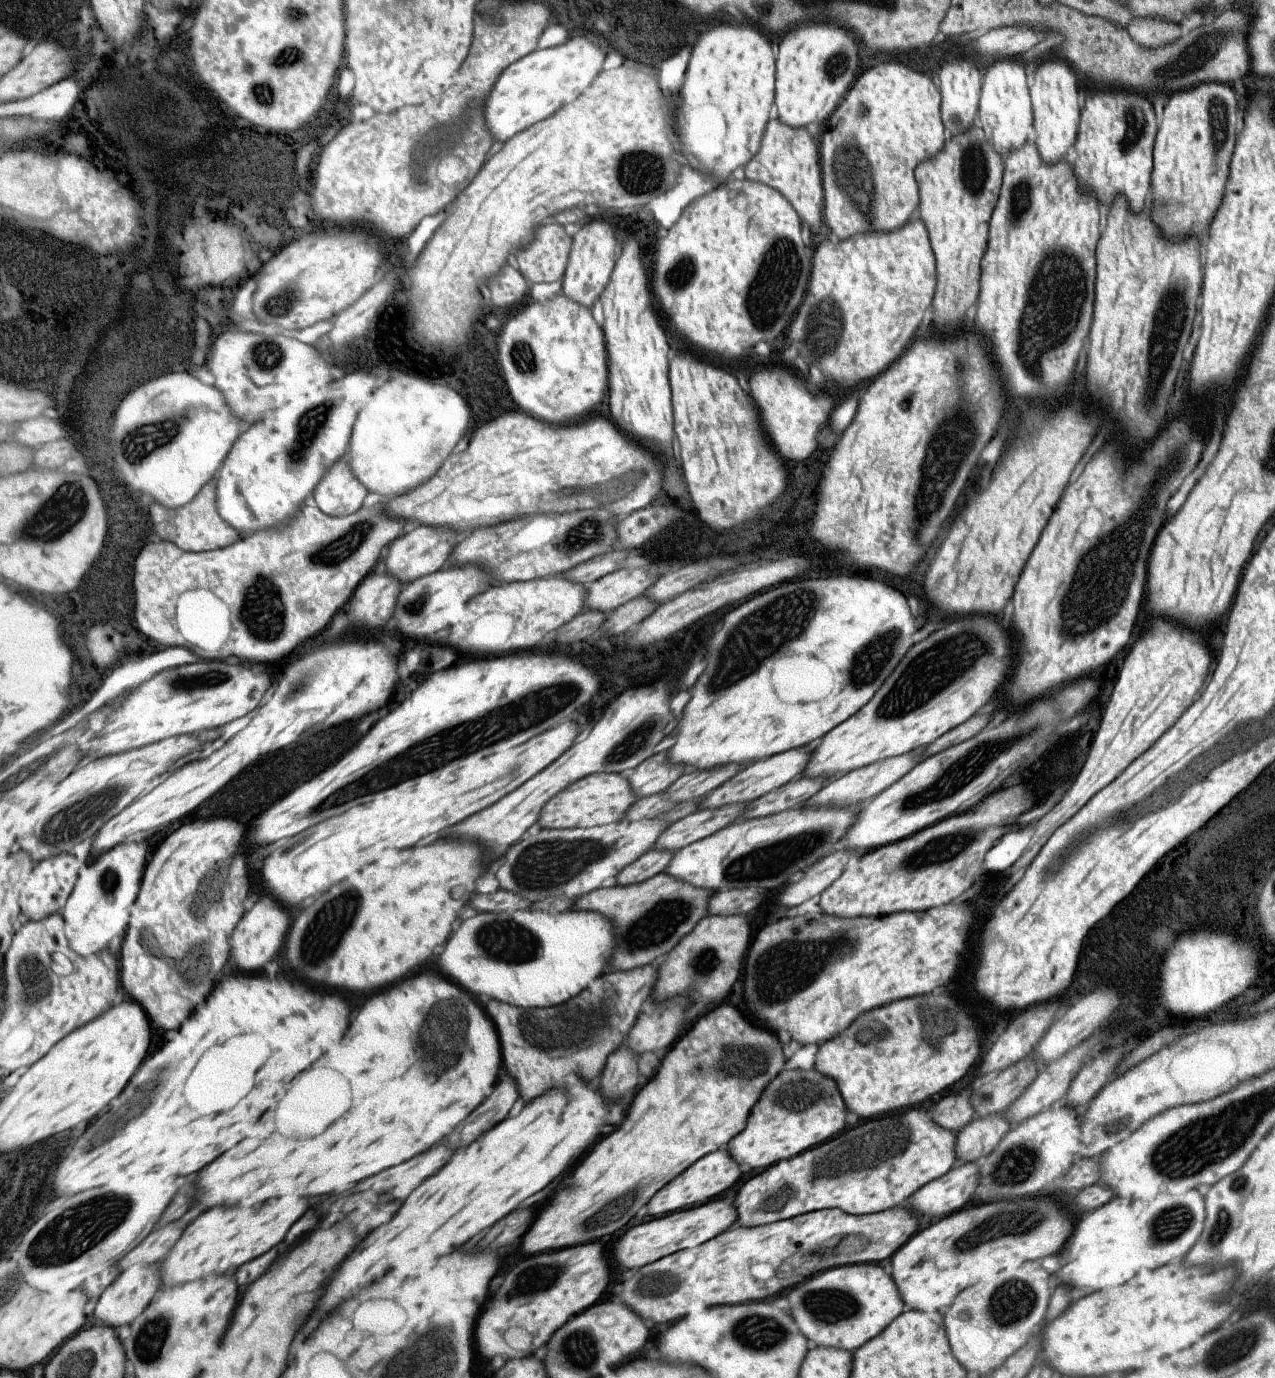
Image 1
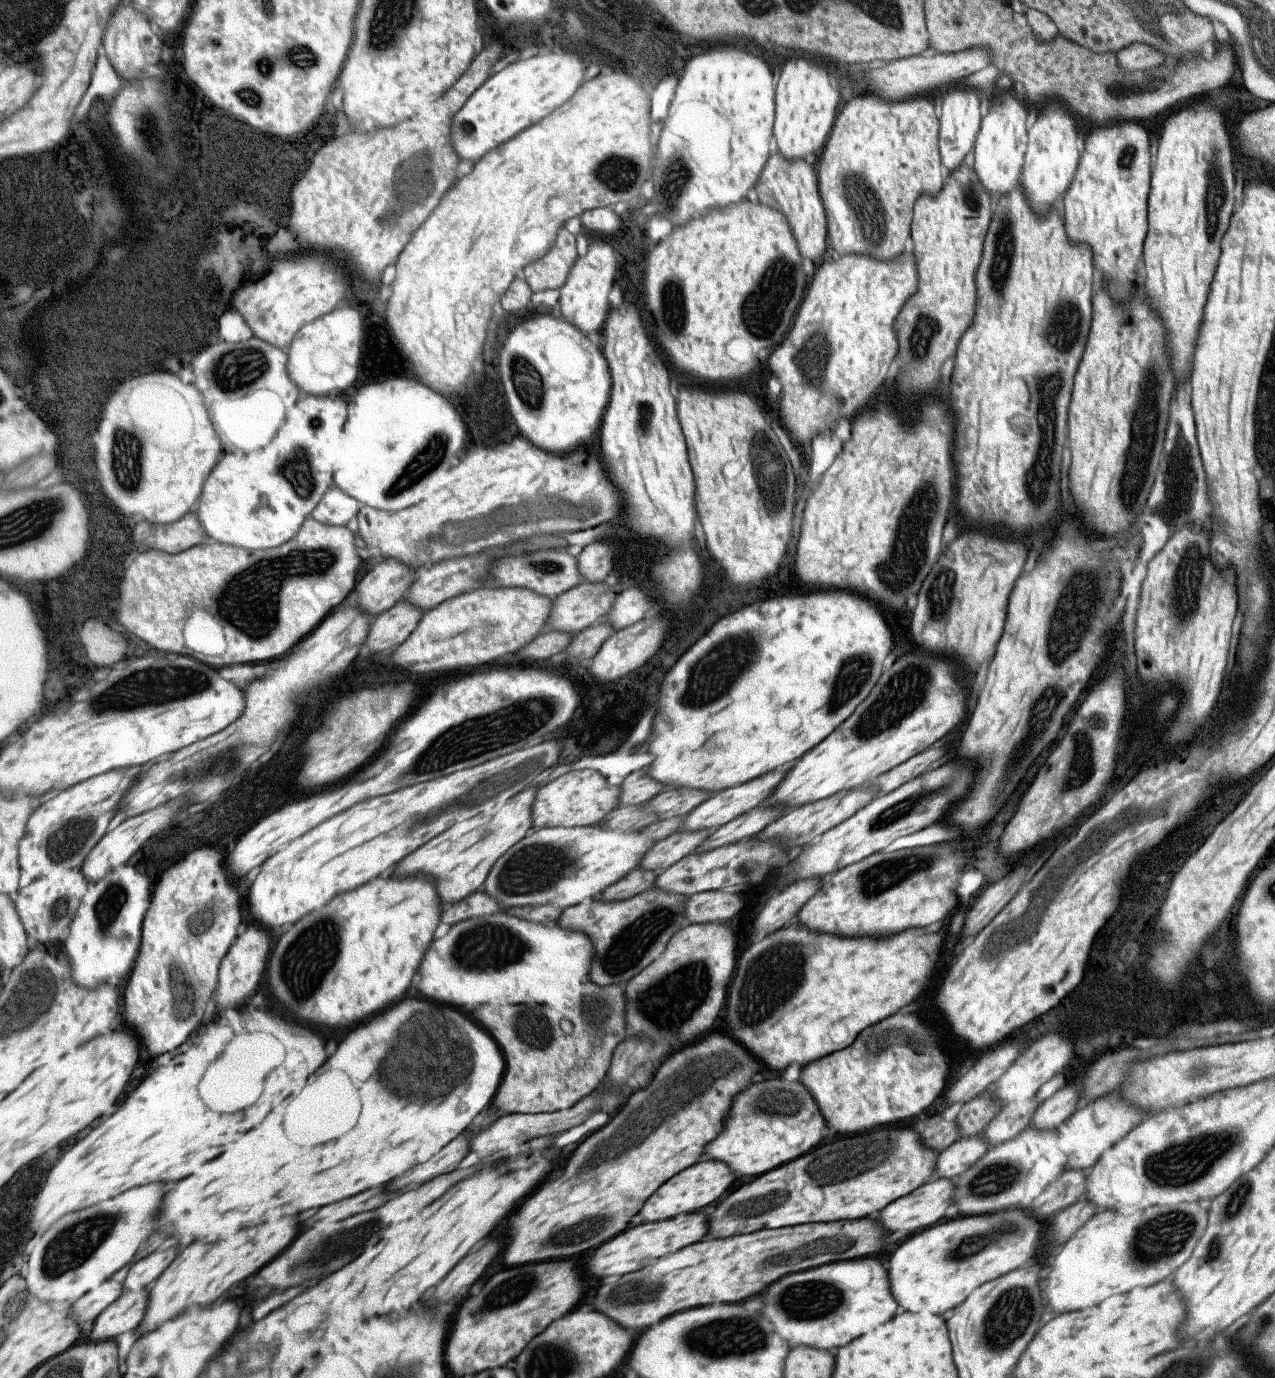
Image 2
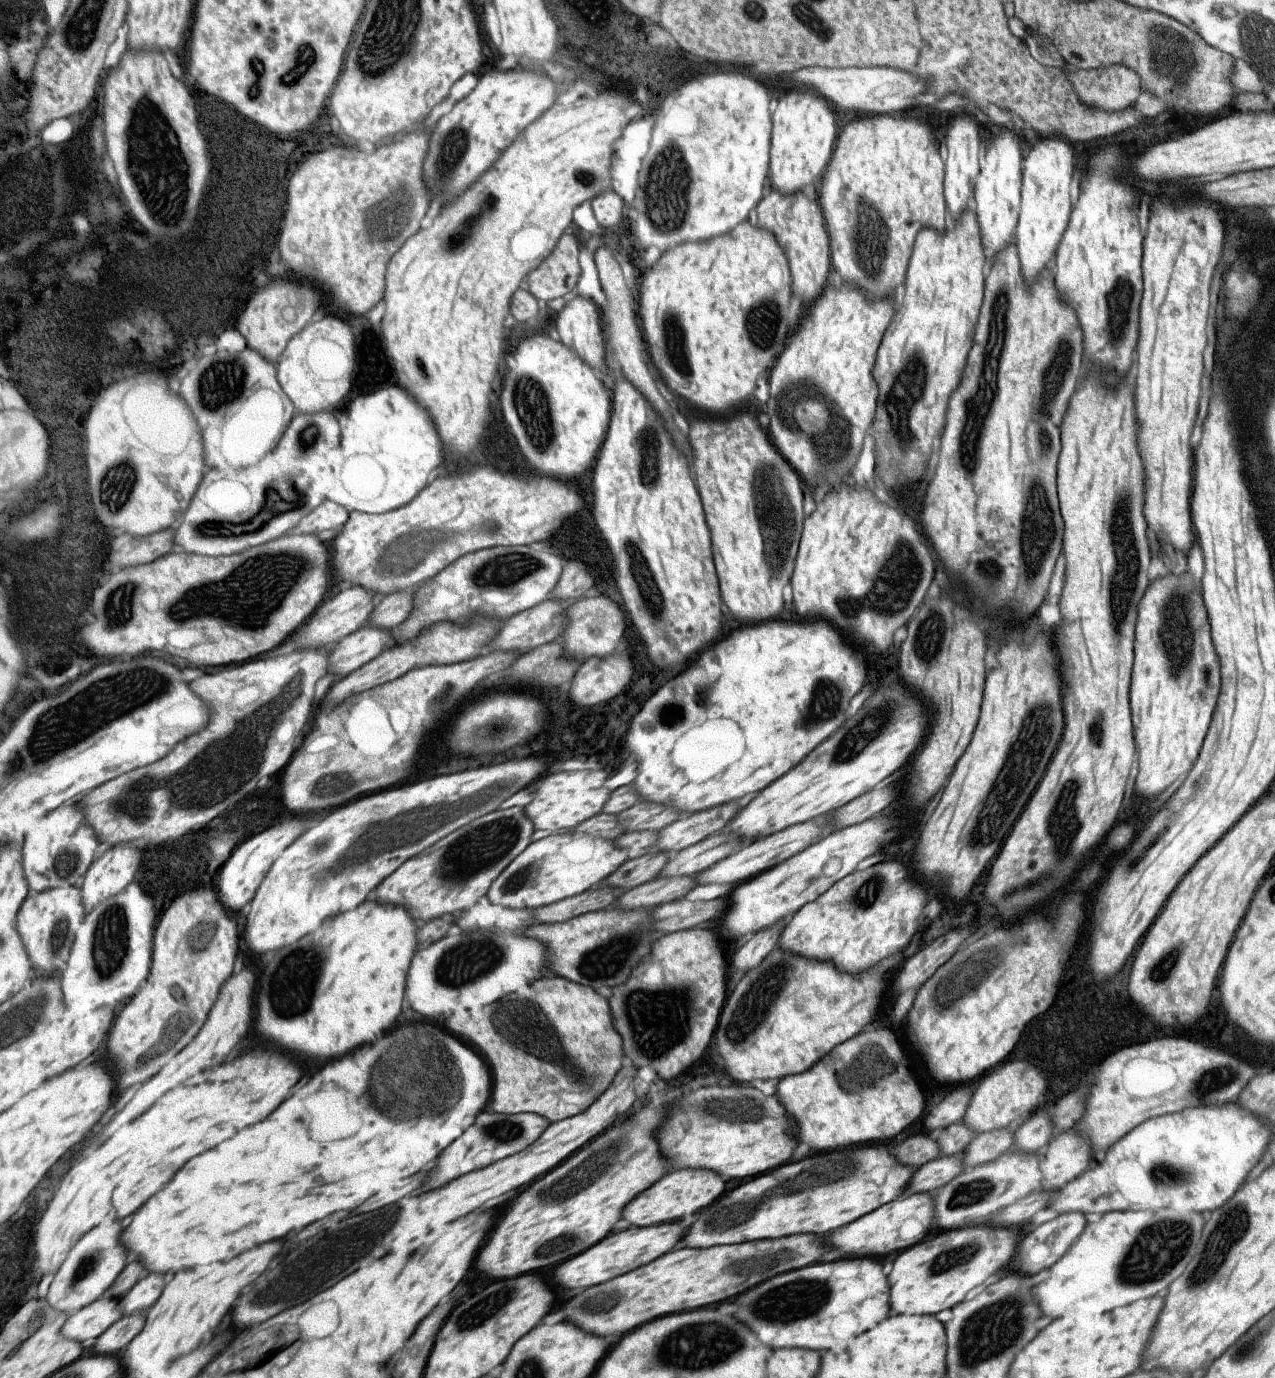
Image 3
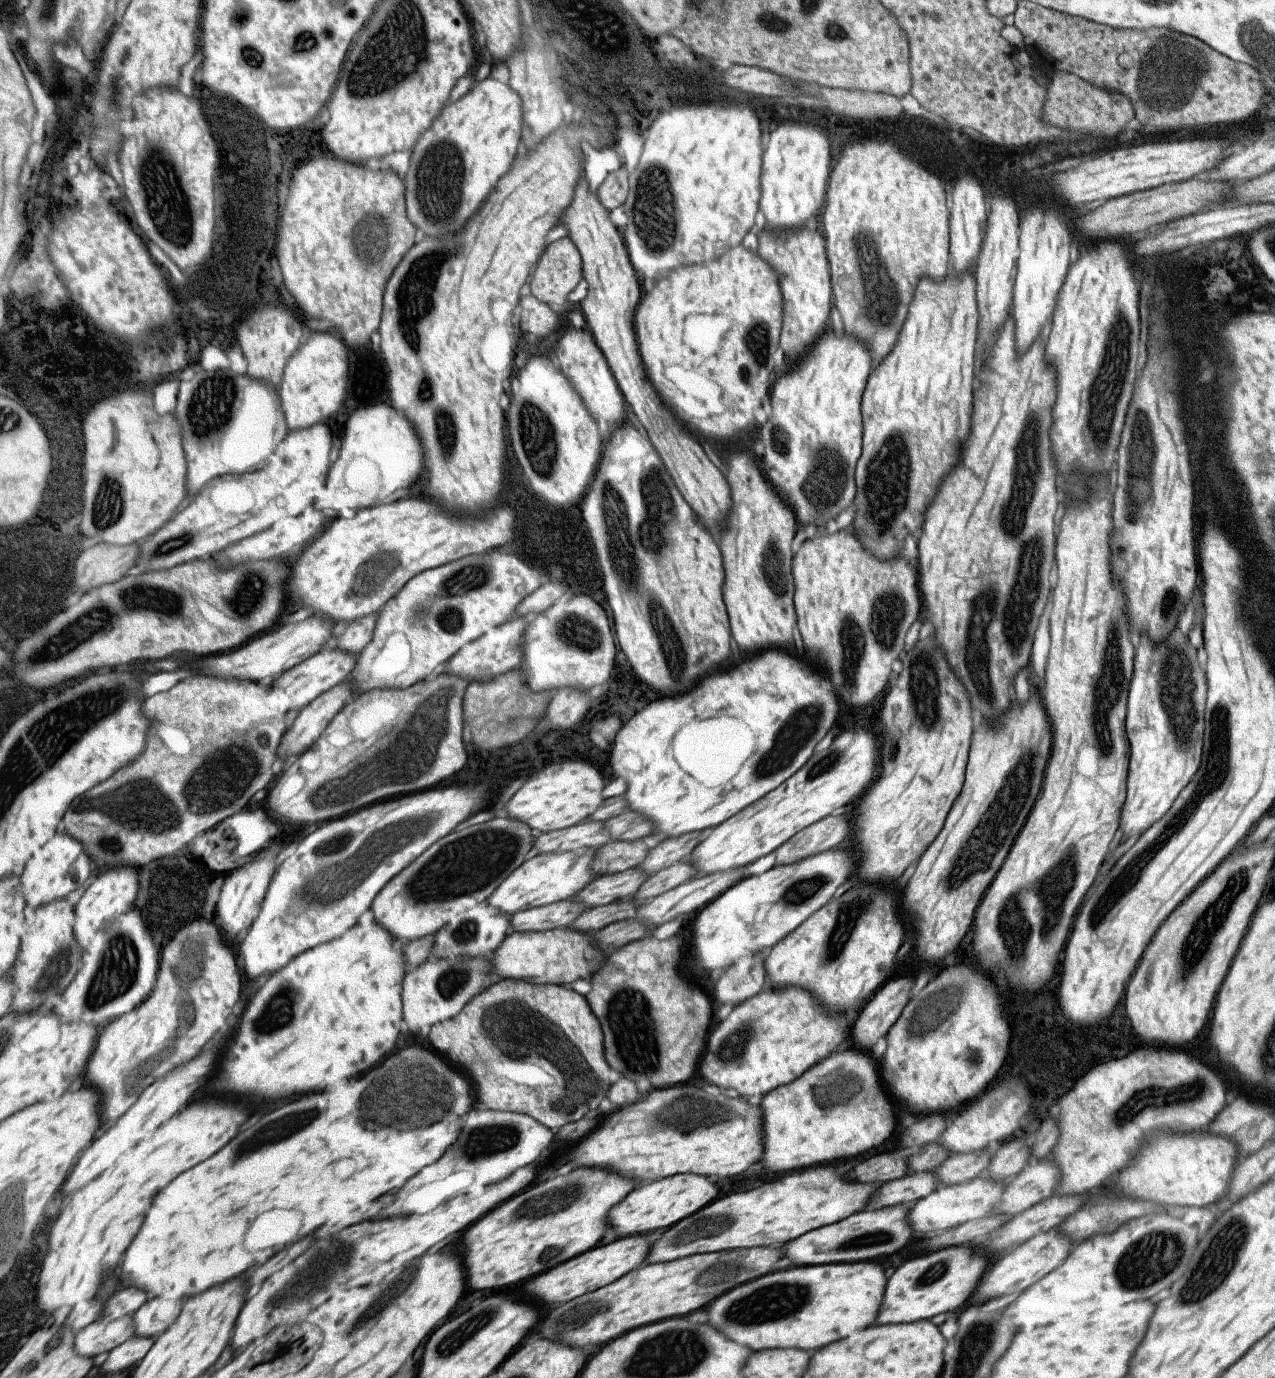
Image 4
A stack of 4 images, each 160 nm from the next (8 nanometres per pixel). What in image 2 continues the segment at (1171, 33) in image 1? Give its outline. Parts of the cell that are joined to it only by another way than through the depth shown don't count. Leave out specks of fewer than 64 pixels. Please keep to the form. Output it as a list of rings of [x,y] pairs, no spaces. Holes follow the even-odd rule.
[[[1142,42],[1129,43],[1116,52],[1117,62],[1126,71],[1142,71],[1164,62],[1166,56],[1156,48]]]

